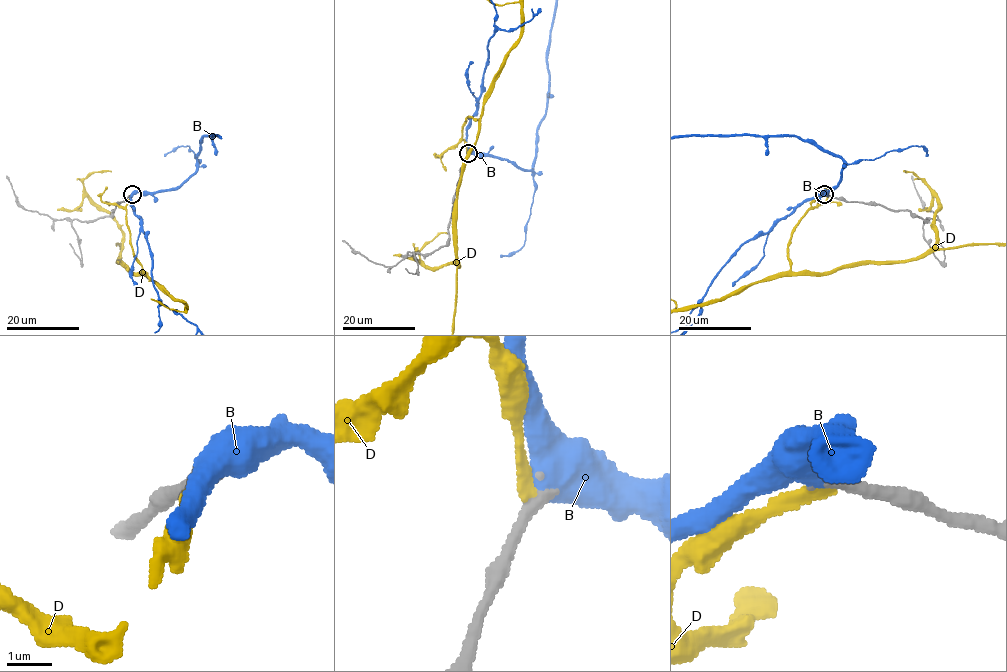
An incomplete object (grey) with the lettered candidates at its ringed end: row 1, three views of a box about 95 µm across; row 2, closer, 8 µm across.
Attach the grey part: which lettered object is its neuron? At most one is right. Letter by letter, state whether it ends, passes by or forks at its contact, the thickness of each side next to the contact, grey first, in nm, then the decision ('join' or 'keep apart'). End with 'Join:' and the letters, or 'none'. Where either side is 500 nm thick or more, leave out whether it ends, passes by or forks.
B: 360/650 nm | join
D: it ends | 400/240 nm | keep apart
Join: B

